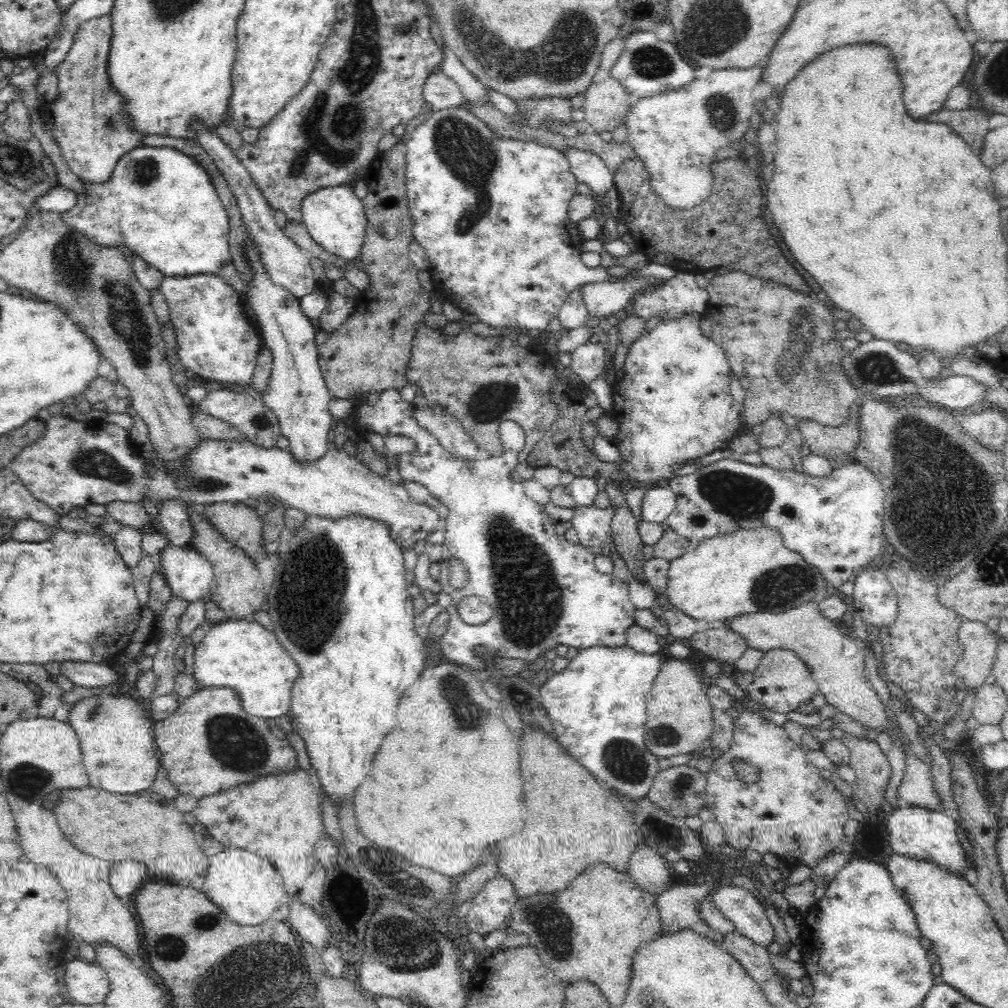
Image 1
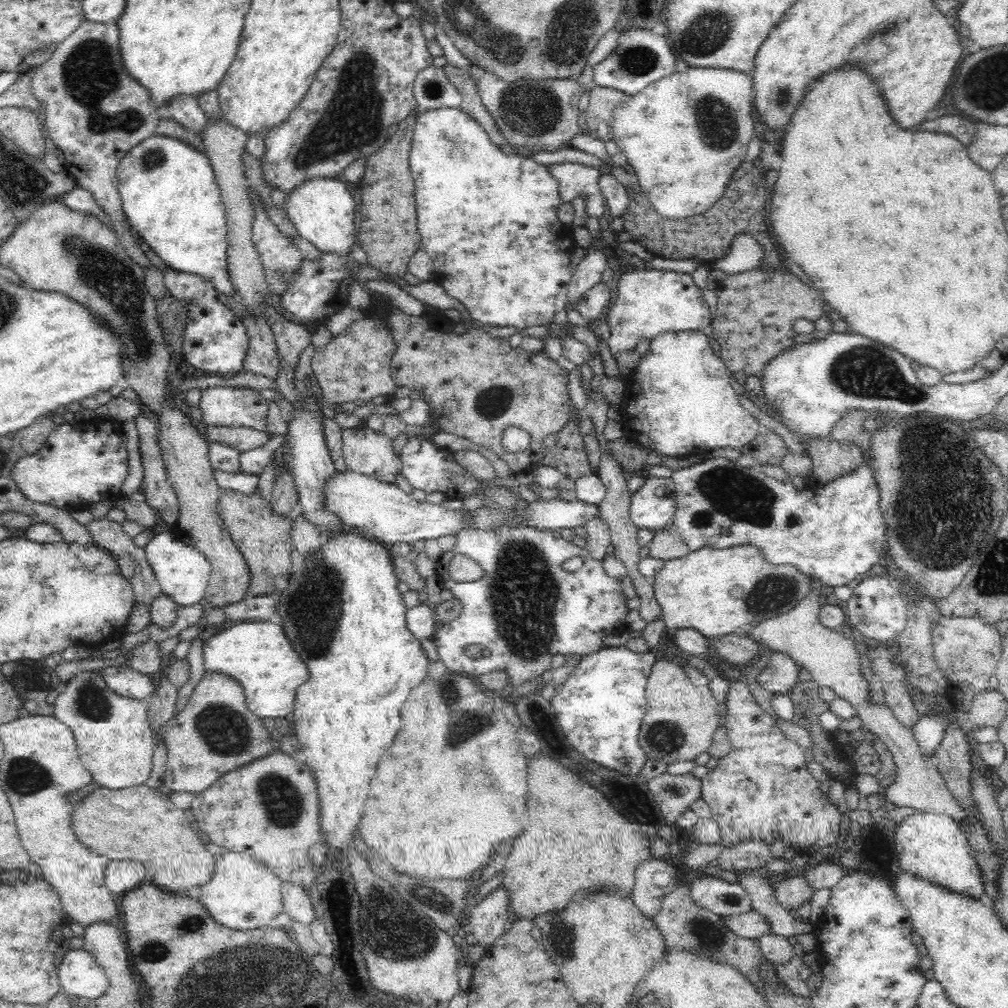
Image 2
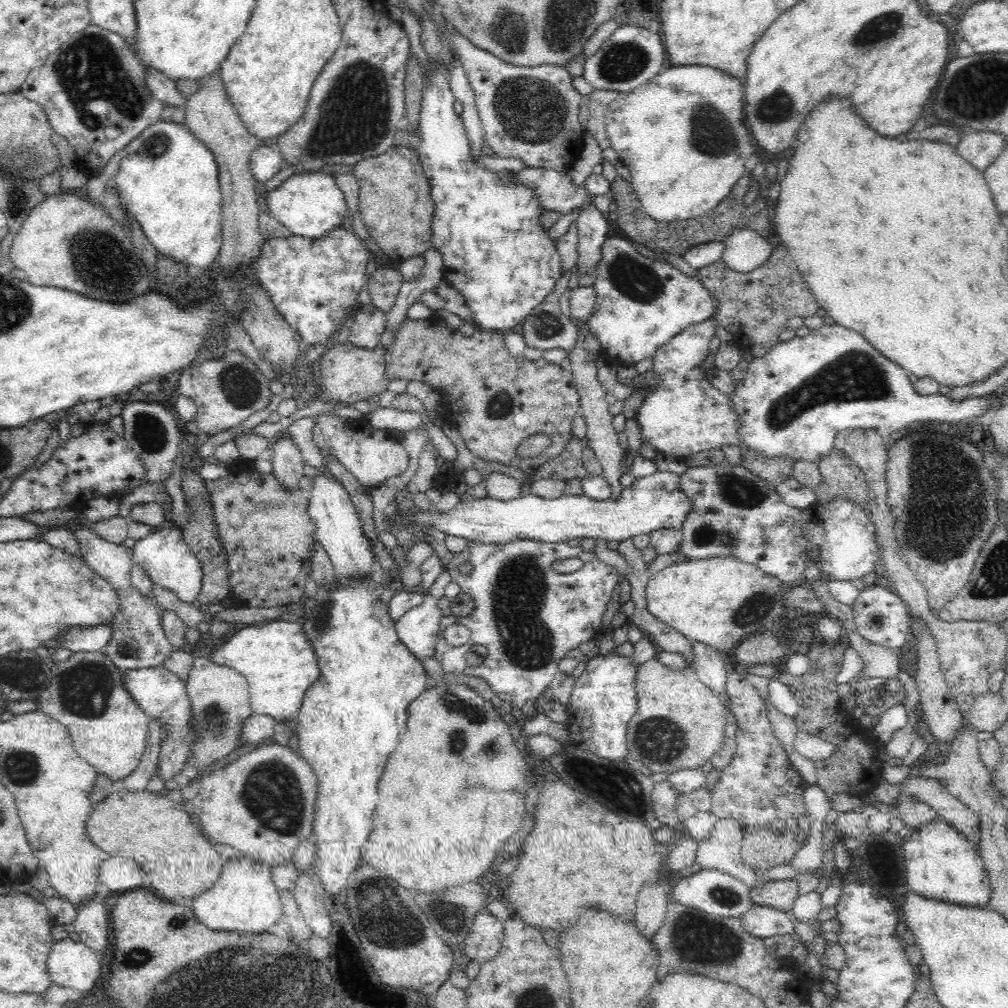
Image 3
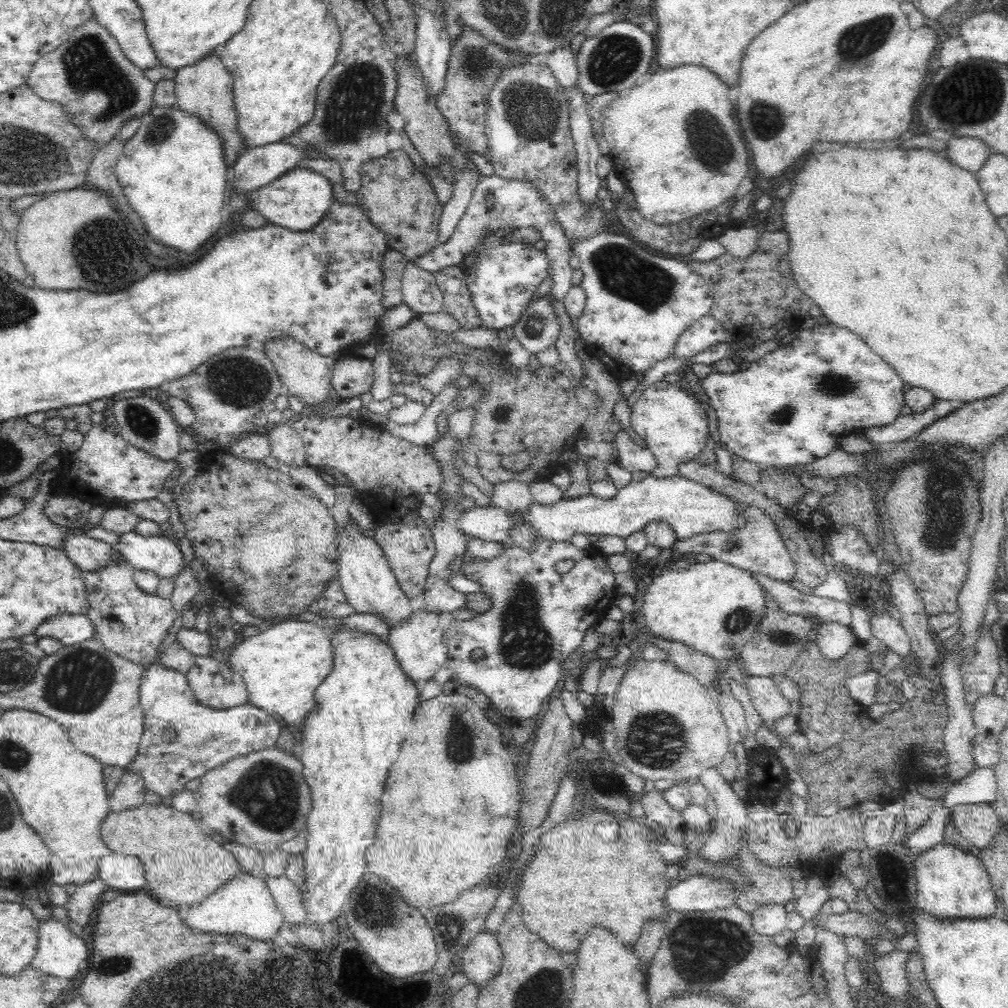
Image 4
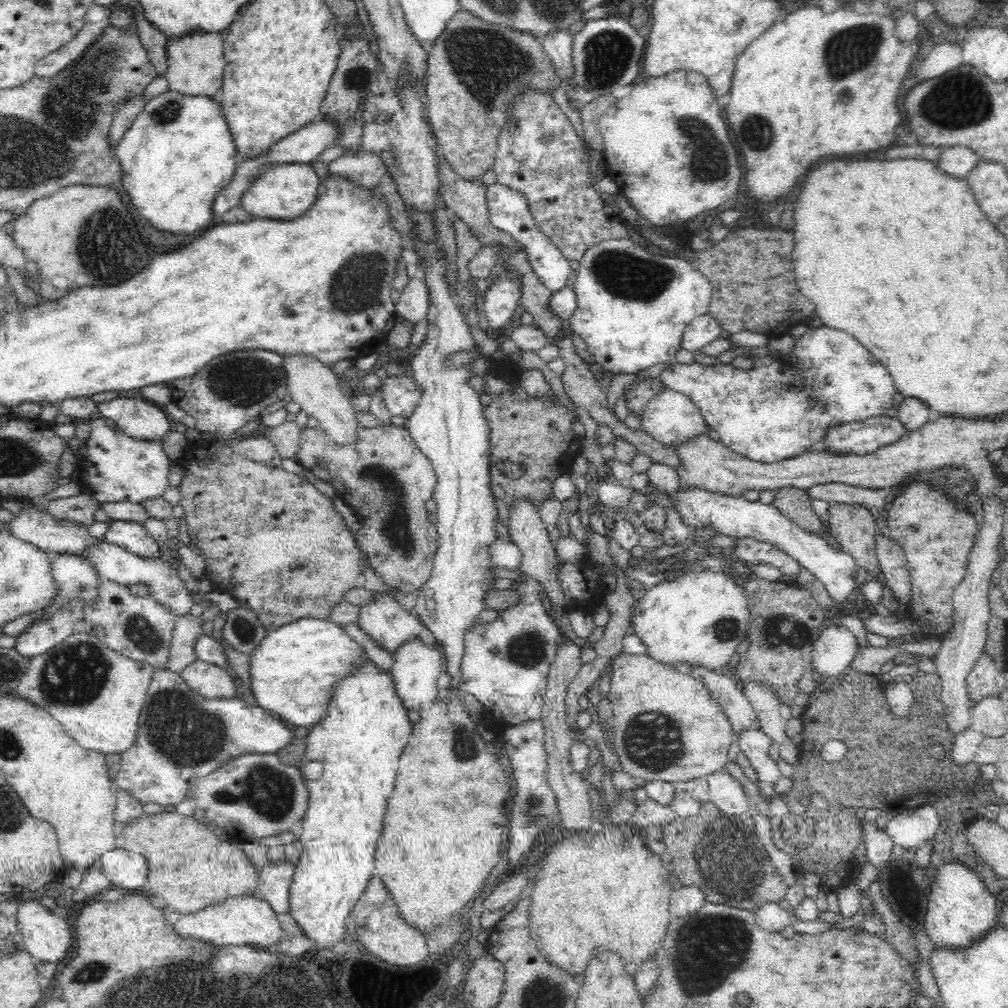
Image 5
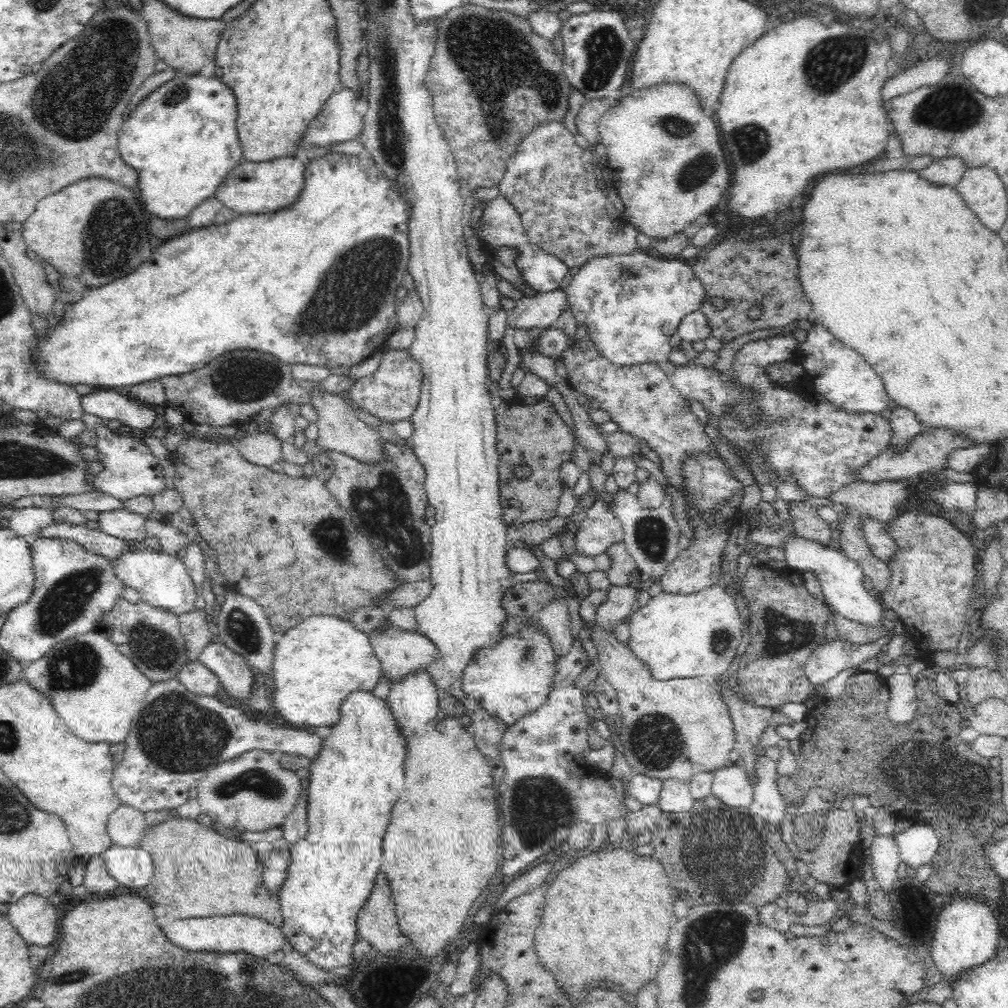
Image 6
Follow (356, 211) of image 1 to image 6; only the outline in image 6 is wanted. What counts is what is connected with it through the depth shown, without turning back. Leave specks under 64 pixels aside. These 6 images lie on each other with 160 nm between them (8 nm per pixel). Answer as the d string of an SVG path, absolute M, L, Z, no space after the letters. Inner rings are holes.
M295 157L275 158L266 162L242 161L220 182L215 196L222 206L236 214L272 212L296 202L304 184L304 163Z

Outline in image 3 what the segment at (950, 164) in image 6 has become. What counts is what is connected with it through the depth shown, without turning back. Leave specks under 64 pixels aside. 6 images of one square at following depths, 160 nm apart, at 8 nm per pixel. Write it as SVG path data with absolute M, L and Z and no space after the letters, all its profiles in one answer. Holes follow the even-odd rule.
M964 131L954 147L960 157L983 171L998 158L1005 146L1004 137L994 131Z

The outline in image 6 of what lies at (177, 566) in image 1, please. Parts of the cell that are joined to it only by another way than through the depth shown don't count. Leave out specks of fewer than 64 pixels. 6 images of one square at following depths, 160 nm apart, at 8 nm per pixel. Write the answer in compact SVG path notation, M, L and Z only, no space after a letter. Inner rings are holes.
M110 510L110 512L99 512L98 529L106 534L123 538L124 540L135 540L144 542L146 536L146 518L141 515L123 510Z

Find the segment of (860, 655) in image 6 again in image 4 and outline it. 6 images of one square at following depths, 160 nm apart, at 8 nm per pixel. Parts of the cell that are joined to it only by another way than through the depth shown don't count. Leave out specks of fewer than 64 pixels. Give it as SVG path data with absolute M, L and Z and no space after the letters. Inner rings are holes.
M837 622L824 623L817 627L814 642L829 662L842 660L851 648L859 644L853 631Z

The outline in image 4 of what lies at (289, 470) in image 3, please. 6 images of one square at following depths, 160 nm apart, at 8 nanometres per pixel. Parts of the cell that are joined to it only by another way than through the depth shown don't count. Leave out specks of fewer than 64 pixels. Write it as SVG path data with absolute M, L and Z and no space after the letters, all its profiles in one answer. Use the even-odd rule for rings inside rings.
M279 424L266 432L271 445L271 456L278 459L281 468L306 465L305 445L290 424Z

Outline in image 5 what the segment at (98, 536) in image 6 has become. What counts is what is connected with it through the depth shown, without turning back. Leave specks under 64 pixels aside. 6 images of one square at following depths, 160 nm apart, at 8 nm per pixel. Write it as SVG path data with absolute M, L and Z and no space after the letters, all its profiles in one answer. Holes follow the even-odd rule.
M19 509L15 520L10 523L10 532L16 538L37 546L40 550L47 553L49 557L54 556L54 554L75 554L86 557L91 546L104 541L104 538L96 538L90 535L88 529L82 525L58 521L50 514L43 514L43 512L37 512L37 510Z

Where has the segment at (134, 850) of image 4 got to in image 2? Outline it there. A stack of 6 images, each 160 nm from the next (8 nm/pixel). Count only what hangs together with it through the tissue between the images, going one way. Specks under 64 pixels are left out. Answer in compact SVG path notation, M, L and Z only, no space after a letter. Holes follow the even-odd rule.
M145 784L120 790L101 787L75 806L71 821L76 836L84 846L100 856L106 856L108 860L130 858L140 862L151 884L178 896L185 895L194 887L201 888L204 884L208 884L214 875L217 857L206 849L196 831L192 830L184 811L172 803L169 795L162 794Z

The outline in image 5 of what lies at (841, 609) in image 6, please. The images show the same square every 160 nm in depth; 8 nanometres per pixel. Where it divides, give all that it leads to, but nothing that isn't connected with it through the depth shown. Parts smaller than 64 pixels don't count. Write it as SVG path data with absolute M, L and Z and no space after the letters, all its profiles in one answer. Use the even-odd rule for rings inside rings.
M679 489L673 498L673 504L682 515L684 524L692 531L696 526L713 526L719 534L724 534L724 536L740 539L753 538L773 544L783 553L796 559L801 567L820 581L820 585L824 586L833 603L841 602L842 606L854 594L856 587L860 586L858 565L851 554L828 545L820 534L801 529L800 526L785 518L773 504L748 501L744 496L728 497L720 493L709 493L702 489Z

